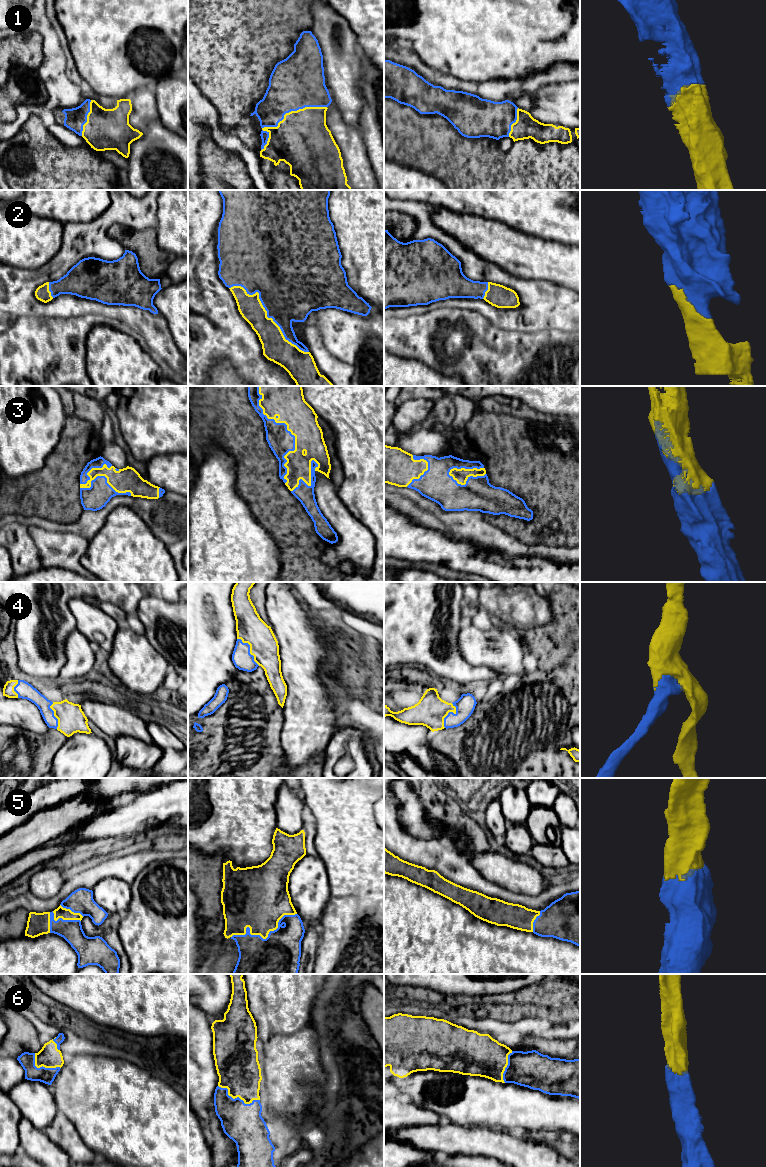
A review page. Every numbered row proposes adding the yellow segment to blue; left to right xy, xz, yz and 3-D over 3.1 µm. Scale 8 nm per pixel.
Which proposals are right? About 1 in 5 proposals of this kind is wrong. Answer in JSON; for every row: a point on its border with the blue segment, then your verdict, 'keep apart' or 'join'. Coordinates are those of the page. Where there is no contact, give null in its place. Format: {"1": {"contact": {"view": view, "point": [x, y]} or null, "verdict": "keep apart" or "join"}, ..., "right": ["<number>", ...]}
{"1": {"contact": {"view": "xz", "point": [283, 118]}, "verdict": "join"}, "2": {"contact": {"view": "xz", "point": [267, 314]}, "verdict": "join"}, "3": {"contact": {"view": "xz", "point": [289, 431]}, "verdict": "join"}, "4": {"contact": {"view": "xz", "point": [249, 649]}, "verdict": "join"}, "5": {"contact": {"view": "xz", "point": [262, 938]}, "verdict": "join"}, "6": {"contact": {"view": "xz", "point": [237, 1097]}, "verdict": "join"}, "right": ["1", "2", "3", "4", "5", "6"]}

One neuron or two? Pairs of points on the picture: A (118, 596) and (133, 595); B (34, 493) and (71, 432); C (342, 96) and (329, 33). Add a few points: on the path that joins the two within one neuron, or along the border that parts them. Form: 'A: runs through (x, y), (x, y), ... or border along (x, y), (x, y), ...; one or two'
A: runs through (122, 595), (129, 595); one
B: runs through (49, 478), (69, 458), (71, 447); one
C: runs through (342, 80), (342, 58), (339, 49); one

